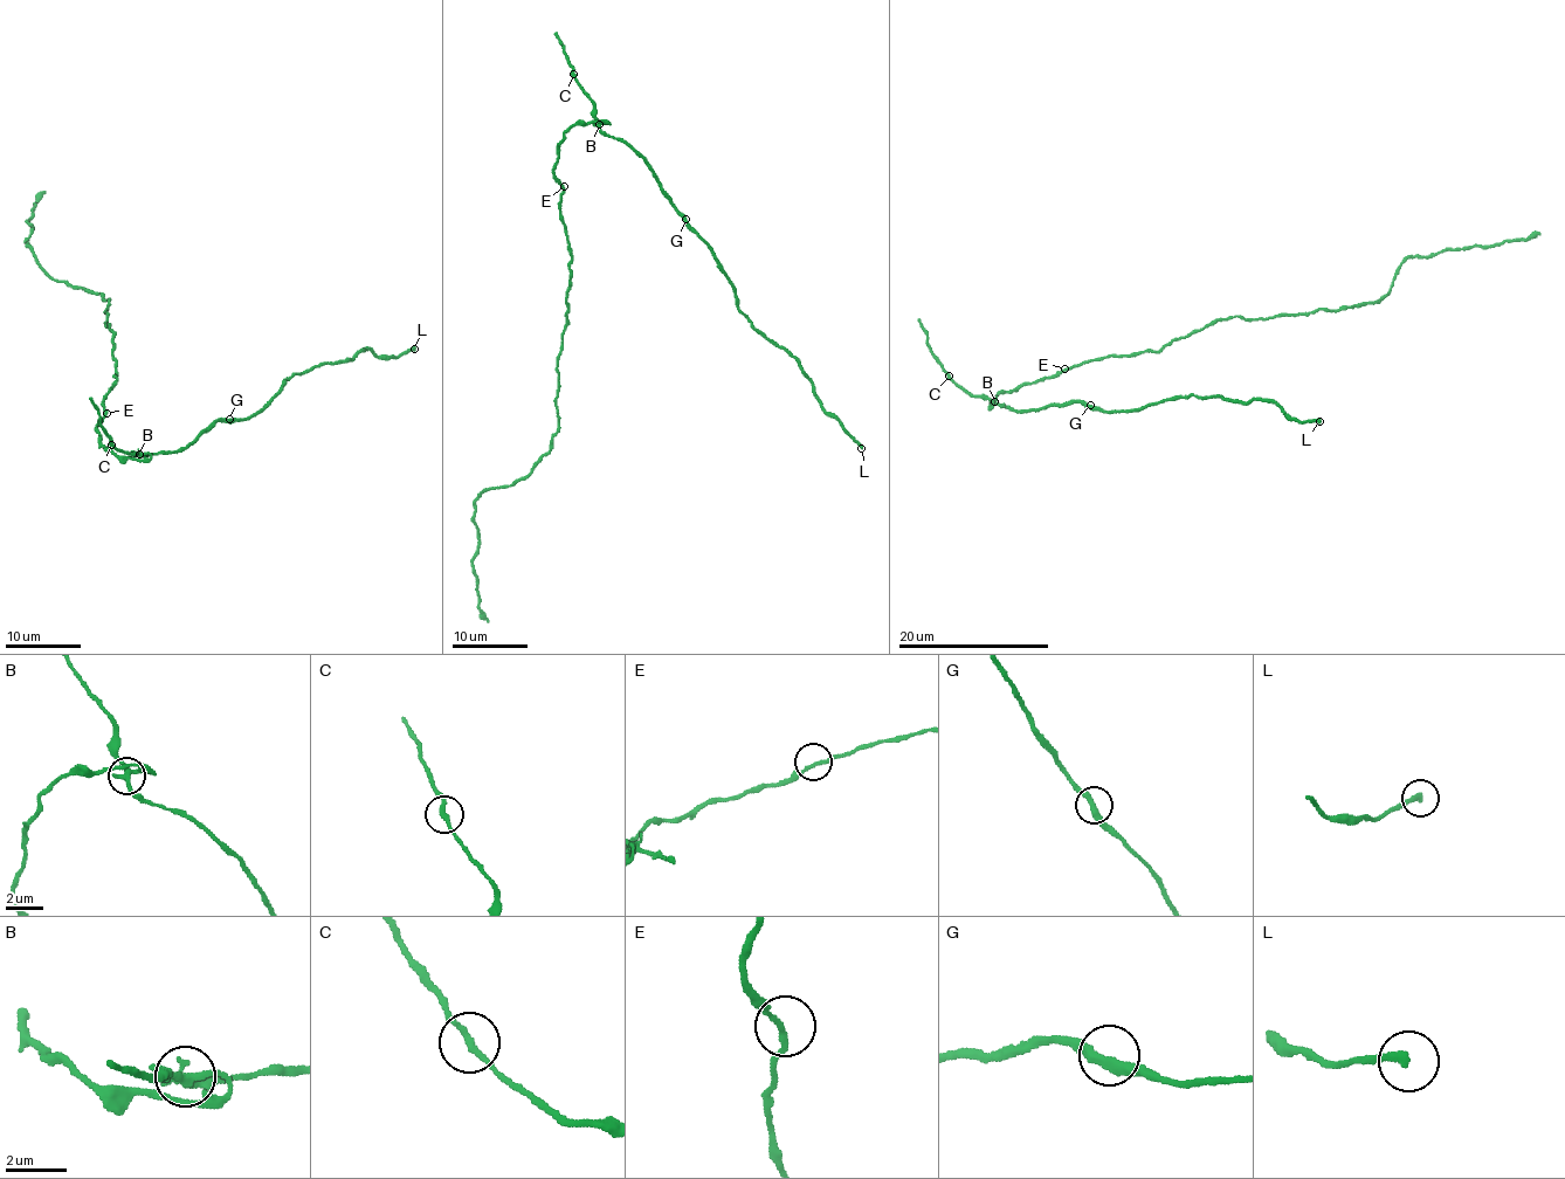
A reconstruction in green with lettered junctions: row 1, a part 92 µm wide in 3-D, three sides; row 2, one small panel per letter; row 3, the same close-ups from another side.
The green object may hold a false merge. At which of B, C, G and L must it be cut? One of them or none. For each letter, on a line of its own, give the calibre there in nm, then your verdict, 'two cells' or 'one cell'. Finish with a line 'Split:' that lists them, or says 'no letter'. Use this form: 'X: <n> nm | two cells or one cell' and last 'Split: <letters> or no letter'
B: 240 nm | two cells
C: 220 nm | one cell
G: 360 nm | one cell
L: 240 nm | one cell
Split: B

